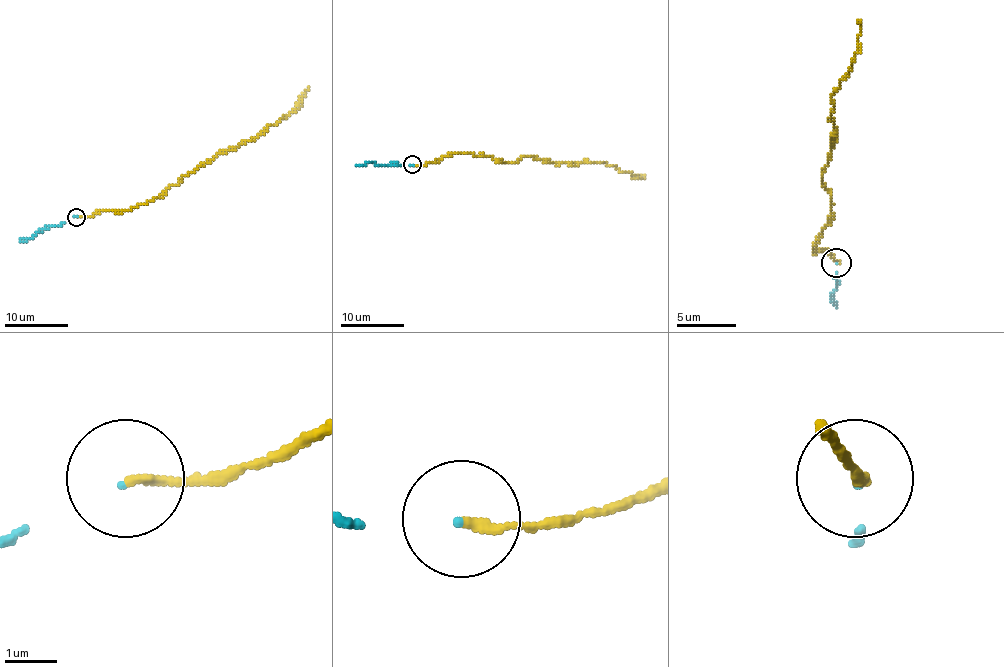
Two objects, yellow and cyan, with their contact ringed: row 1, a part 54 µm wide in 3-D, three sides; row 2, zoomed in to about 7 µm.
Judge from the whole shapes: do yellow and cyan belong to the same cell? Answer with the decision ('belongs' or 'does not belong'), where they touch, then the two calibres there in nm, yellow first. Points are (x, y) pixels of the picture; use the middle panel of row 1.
belongs; place (412, 164); calibres 160 and 40 nm

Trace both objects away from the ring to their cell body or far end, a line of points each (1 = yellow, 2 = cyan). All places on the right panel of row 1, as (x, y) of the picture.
1: (837, 263), (813, 248), (831, 213), (822, 180), (837, 133), (831, 94), (854, 55), (857, 20)
2: (837, 263), (834, 302), (837, 308)

